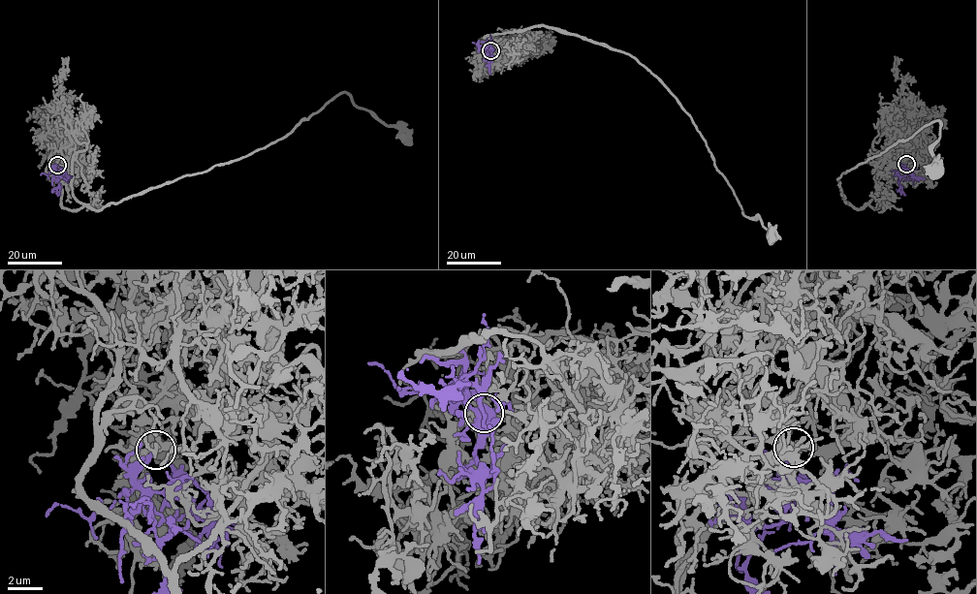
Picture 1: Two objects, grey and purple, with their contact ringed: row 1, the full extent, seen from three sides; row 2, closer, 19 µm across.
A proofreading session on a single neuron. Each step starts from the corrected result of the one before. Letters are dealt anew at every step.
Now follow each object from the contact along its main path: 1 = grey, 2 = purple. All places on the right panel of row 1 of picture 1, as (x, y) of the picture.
1: (906, 164), (895, 156), (901, 168), (885, 204), (844, 202), (842, 172), (938, 120), (934, 168)
2: (906, 164), (899, 183), (905, 195)

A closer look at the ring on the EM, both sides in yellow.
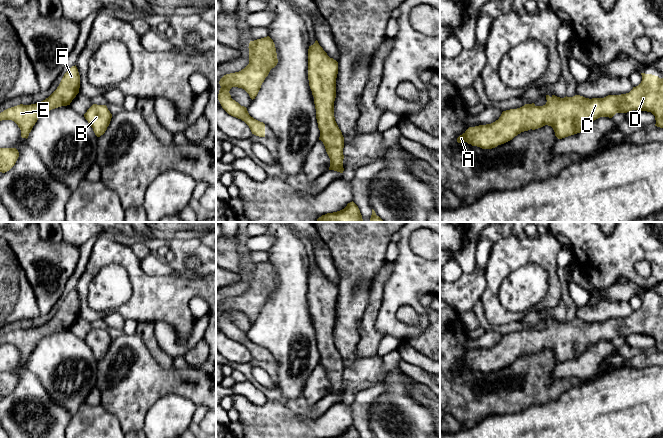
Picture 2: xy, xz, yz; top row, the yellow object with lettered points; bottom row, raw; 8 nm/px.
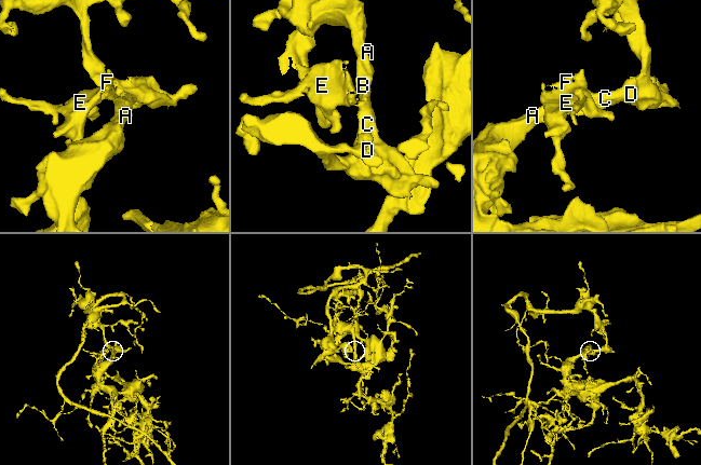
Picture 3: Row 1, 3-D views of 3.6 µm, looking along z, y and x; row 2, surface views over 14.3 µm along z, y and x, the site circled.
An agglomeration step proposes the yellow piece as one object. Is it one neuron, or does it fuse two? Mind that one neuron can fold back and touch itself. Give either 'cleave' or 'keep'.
keep

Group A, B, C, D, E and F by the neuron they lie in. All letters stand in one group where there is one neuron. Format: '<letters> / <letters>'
A B C D E F

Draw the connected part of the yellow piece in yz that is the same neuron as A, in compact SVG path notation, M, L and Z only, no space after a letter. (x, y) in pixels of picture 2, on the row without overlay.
M641 297L641 307L626 318L608 319L604 322L585 322L580 319L560 322L546 319L546 328L536 330L525 328L517 333L503 335L498 344L491 348L469 351L457 362L457 366L467 366L482 373L492 373L512 364L521 356L535 354L545 349L551 350L558 363L580 357L590 346L600 342L612 342L616 337L627 337L632 334L651 336L655 340L655 350L664 352L664 302Z

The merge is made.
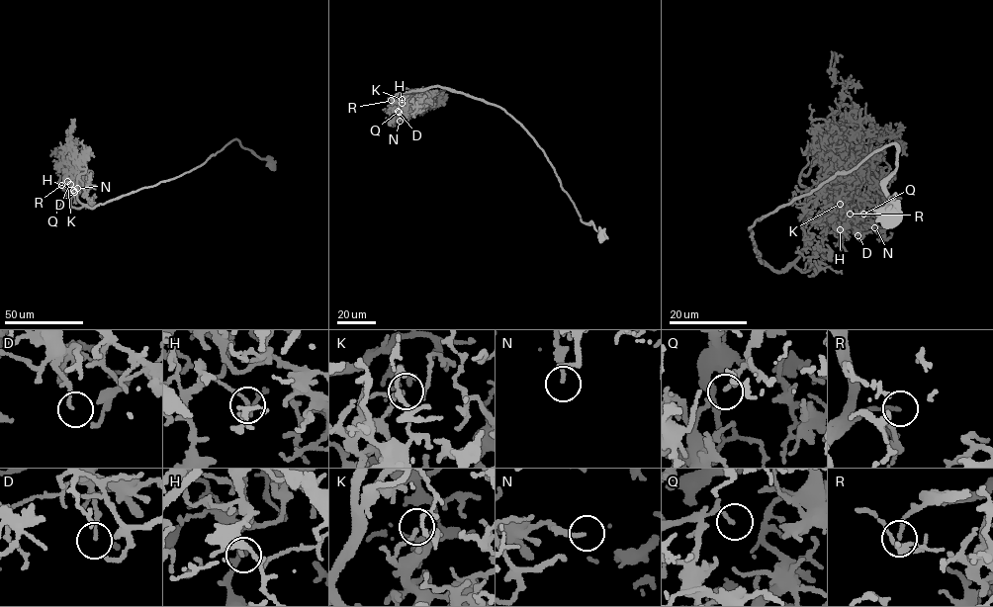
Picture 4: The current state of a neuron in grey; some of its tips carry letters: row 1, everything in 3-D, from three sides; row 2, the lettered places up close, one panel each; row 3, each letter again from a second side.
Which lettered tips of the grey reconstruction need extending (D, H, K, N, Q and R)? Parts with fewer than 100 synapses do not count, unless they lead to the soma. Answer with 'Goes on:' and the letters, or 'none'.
Goes on: R

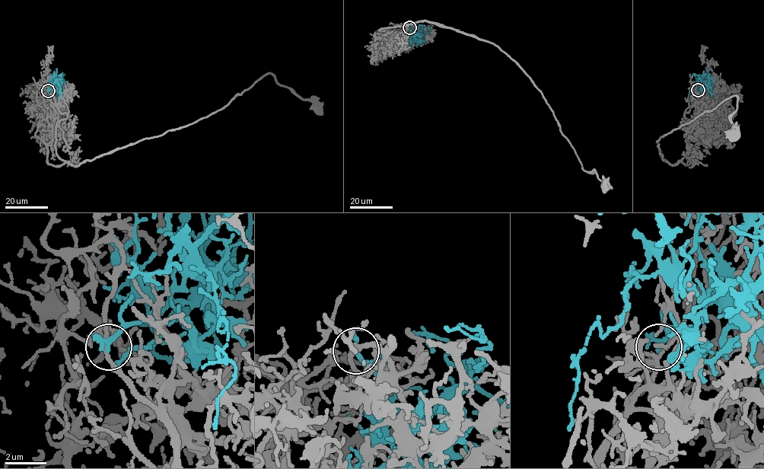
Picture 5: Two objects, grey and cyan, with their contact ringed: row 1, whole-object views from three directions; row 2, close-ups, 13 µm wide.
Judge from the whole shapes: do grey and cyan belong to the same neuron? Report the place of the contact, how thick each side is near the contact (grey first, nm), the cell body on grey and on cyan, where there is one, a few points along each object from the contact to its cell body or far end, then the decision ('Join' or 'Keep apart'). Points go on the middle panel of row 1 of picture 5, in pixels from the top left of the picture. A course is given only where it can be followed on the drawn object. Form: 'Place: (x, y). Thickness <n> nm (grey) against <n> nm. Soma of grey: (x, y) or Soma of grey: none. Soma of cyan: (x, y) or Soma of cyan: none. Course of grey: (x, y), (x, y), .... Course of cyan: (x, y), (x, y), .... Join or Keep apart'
Place: (409, 27). Thickness 180 nm (grey) against 300 nm. Soma of grey: (605, 185). Soma of cyan: none. Course of grey: (409, 27), (421, 26), (393, 26), (431, 21), (495, 45), (542, 94), (584, 170), (596, 172), (604, 184). Course of cyan: (410, 27), (416, 34), (424, 27), (419, 24). Join

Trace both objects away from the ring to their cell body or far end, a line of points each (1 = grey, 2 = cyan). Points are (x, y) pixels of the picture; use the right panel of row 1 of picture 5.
1: (698, 90), (684, 113), (685, 156), (674, 164), (662, 159), (656, 142), (660, 136), (736, 95), (733, 132)
2: (698, 90), (702, 88), (703, 85), (696, 82), (691, 89), (689, 98)

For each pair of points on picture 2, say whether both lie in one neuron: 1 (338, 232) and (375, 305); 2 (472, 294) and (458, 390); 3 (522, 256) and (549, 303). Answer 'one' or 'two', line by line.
1: two
2: two
3: one

